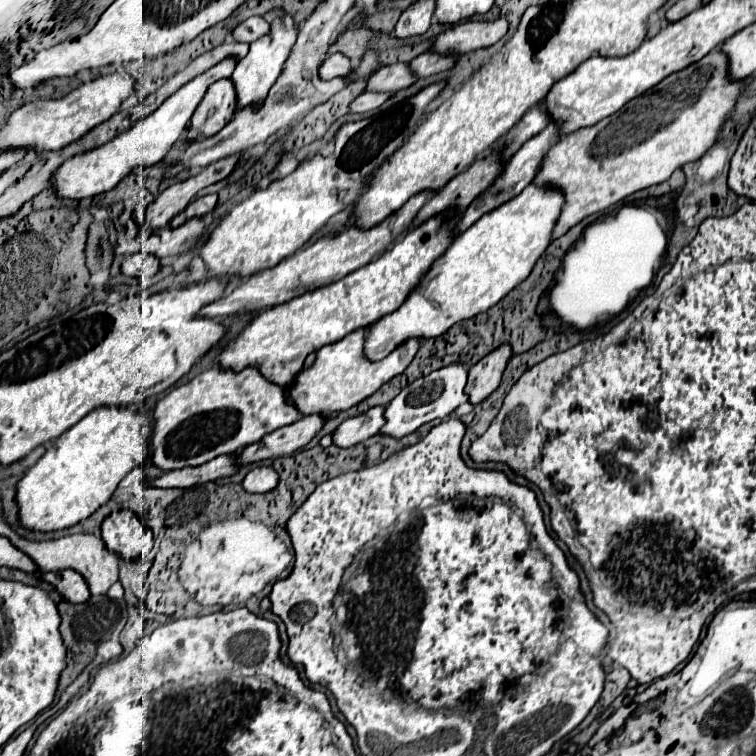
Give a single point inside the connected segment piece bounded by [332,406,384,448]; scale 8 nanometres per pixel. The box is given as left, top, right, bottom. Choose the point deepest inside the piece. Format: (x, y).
(354, 430)

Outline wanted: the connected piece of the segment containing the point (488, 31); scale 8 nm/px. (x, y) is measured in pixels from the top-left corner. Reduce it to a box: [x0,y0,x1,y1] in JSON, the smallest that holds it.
[432,18,508,54]

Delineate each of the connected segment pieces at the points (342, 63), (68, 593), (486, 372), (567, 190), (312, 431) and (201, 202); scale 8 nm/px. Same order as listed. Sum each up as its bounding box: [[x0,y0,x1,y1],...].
[[320,54,354,80],[42,570,90,604],[466,346,510,404],[532,48,742,240],[234,414,324,466],[170,194,218,228]]

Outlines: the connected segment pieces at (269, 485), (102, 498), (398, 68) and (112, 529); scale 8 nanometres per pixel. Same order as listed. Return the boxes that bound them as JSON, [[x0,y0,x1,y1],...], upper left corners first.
[[242,466,278,494],[16,406,152,532],[368,64,418,92],[102,510,146,560]]

